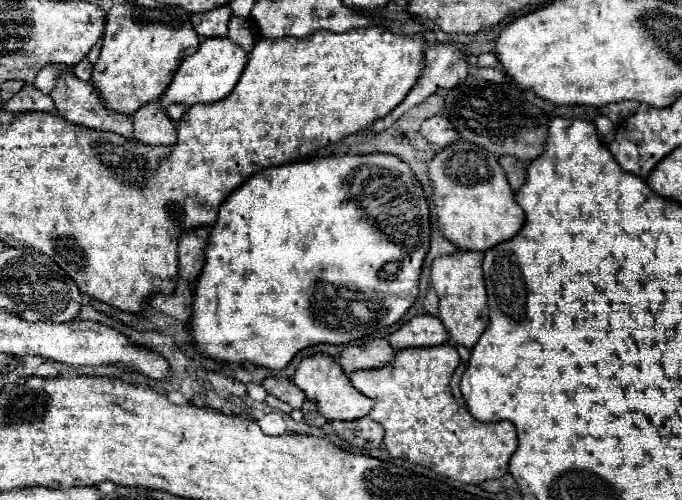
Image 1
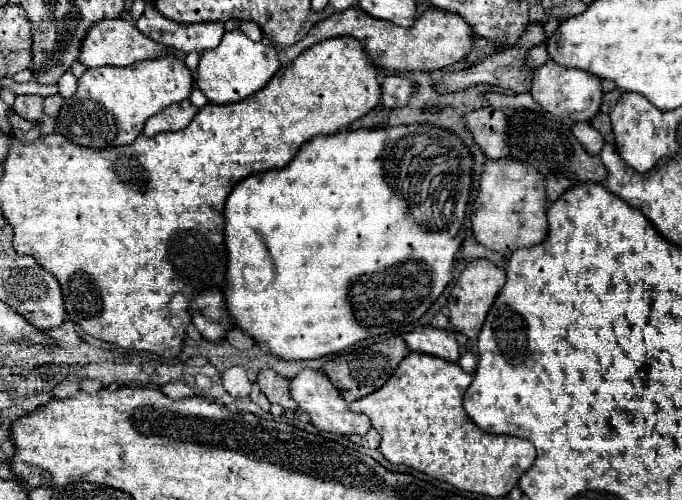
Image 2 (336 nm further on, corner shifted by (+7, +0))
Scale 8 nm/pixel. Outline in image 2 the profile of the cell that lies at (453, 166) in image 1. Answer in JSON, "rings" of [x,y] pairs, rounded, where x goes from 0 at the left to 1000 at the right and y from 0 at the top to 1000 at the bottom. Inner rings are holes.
{"rings":[[[752,316],[717,320],[711,324],[702,360],[705,360],[702,388],[691,404],[694,412],[691,456],[702,488],[746,512],[752,500],[784,492],[799,476],[802,464],[799,360],[782,332]]]}

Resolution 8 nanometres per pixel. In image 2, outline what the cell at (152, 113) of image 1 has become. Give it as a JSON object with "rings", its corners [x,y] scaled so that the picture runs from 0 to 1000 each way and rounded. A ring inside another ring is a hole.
{"rings":[[[268,200],[262,208],[251,208],[245,212],[242,220],[236,220],[233,228],[221,232],[216,244],[213,244],[213,256],[210,256],[210,272],[227,272],[233,264],[248,264],[248,260],[265,260],[271,256],[283,232],[286,232],[289,216],[280,212],[277,200]]]}

